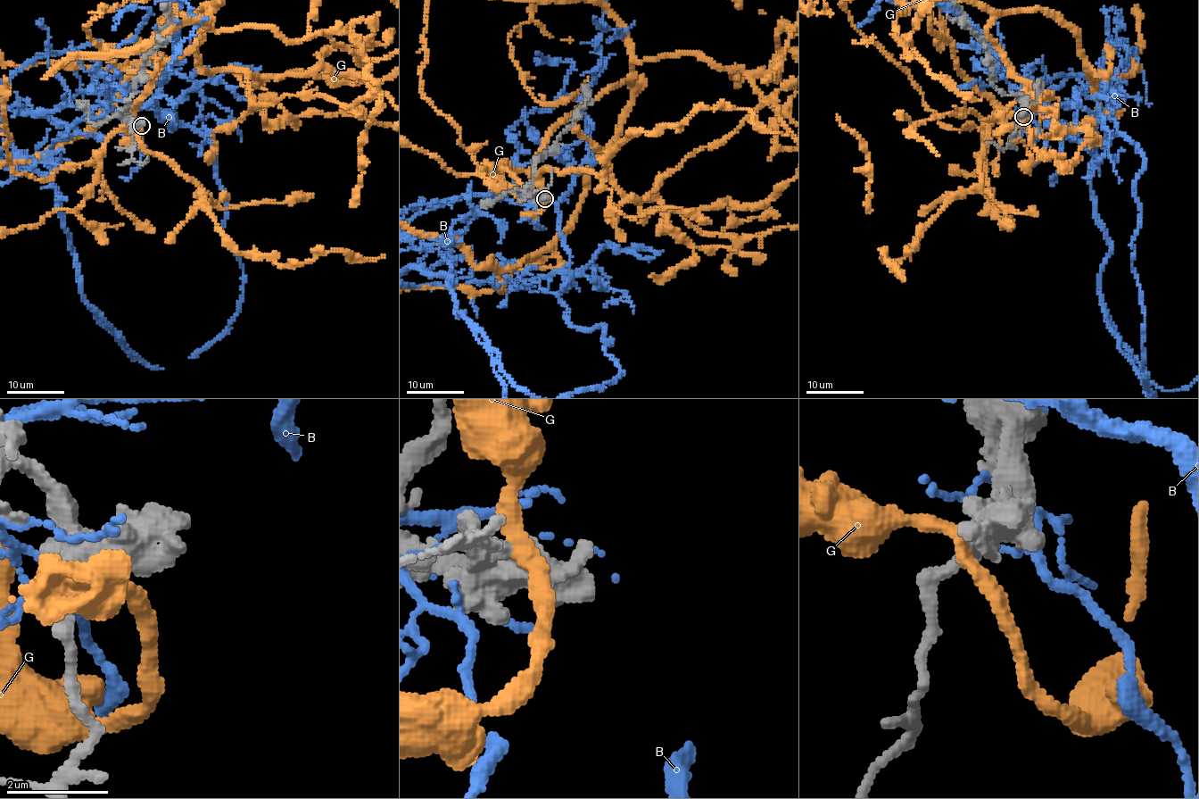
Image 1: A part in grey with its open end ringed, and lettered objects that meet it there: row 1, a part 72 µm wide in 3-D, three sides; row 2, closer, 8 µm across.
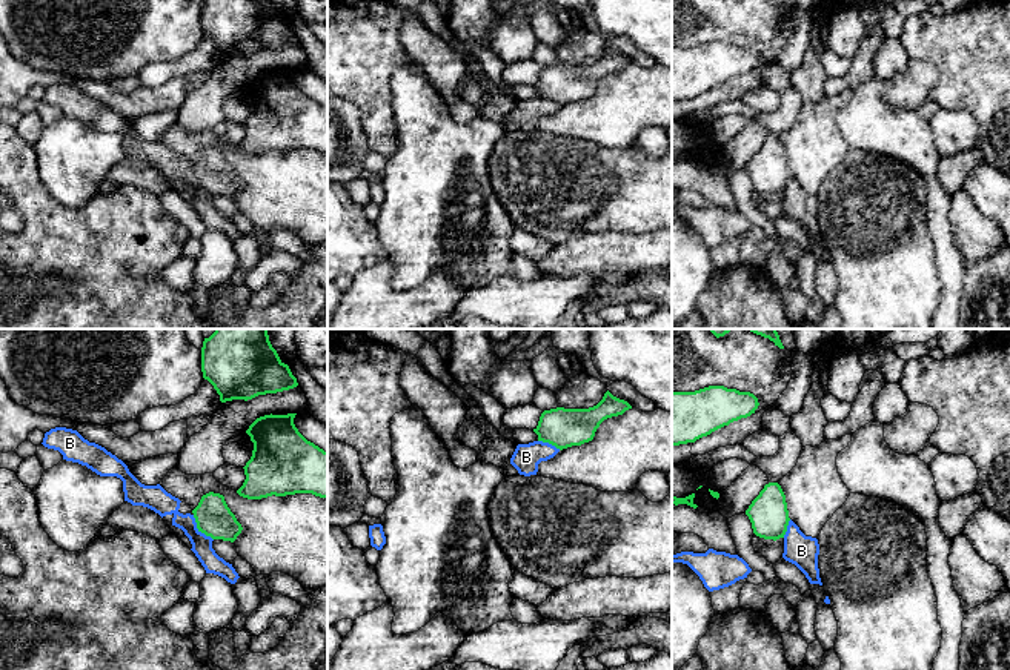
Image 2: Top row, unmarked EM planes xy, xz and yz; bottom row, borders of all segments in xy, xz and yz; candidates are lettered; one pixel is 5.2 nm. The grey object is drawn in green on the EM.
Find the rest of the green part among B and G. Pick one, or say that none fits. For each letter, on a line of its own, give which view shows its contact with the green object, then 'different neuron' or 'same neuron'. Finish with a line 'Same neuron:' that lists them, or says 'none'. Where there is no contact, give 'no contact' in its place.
B: contact in xy; different neuron
G: no contact; different neuron
Same neuron: none

